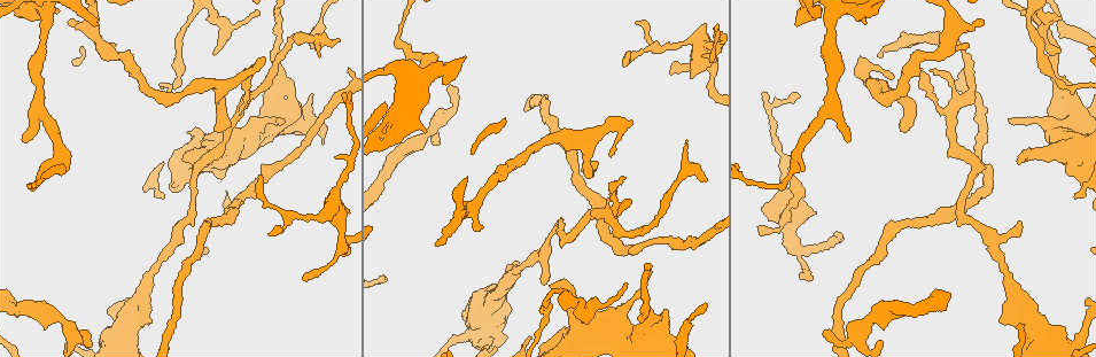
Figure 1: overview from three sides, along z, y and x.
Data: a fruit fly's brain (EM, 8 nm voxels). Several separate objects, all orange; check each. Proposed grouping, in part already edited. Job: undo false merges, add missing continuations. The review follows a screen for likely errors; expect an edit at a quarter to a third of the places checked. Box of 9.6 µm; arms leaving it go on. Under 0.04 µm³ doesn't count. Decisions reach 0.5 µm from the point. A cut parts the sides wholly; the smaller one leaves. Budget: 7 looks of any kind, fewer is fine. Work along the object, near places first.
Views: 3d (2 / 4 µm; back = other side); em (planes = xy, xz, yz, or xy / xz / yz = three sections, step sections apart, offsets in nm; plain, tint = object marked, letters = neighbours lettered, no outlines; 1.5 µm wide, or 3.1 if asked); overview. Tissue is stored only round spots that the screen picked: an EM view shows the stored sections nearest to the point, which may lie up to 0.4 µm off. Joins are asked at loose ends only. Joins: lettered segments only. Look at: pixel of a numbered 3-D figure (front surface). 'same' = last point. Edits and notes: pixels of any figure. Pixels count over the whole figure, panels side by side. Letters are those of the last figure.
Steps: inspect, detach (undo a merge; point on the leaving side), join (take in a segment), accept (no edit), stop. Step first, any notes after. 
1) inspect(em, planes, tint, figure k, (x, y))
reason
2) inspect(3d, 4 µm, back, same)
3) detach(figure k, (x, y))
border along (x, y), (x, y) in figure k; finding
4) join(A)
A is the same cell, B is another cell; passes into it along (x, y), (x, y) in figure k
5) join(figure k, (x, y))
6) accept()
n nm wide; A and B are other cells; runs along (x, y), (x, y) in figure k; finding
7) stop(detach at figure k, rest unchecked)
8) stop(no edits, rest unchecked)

inspect(3d, 2 µm, figure 1, (823, 332))
branch stops here

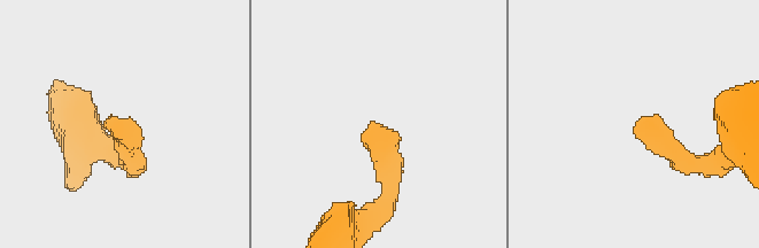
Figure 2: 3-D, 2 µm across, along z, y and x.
inspect(em, xy, step 4, letters, figure 2, (114, 127))
shape alone is not enough

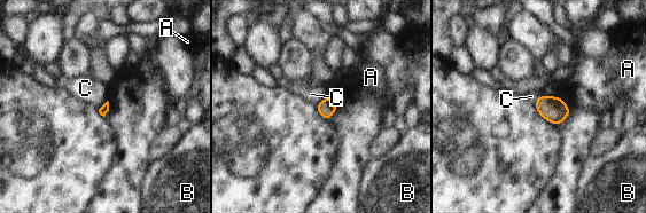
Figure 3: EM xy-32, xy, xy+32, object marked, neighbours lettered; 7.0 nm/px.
accept()
C touches over 120 nm; A, B and C are other cells; border along (328, 95), (316, 105) in figure 3; none of them fits

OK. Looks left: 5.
inspect(3d, 4 µm, figure 1, (1022, 160))
free end

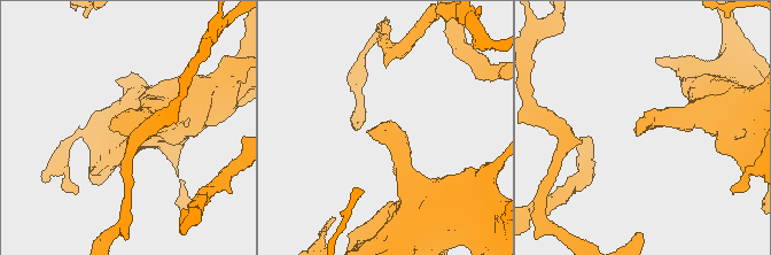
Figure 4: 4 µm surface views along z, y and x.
inspect(em, planes, tint, figure 4, (369, 130))

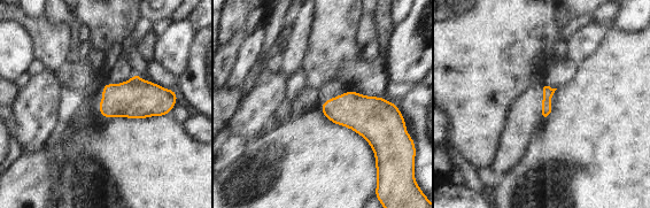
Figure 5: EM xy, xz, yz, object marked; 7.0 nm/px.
inspect(em, planes, letters, same)
what lies round it

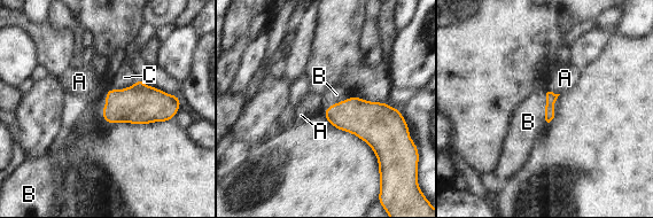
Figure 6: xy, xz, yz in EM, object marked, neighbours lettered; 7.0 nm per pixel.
join(B)
B is the same cell, A and C are other cells; passes into it along (139, 104), (105, 106), (93, 118) in figure 6; it goes on there

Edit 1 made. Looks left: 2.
stop(join at figure 6, rest unchecked)

